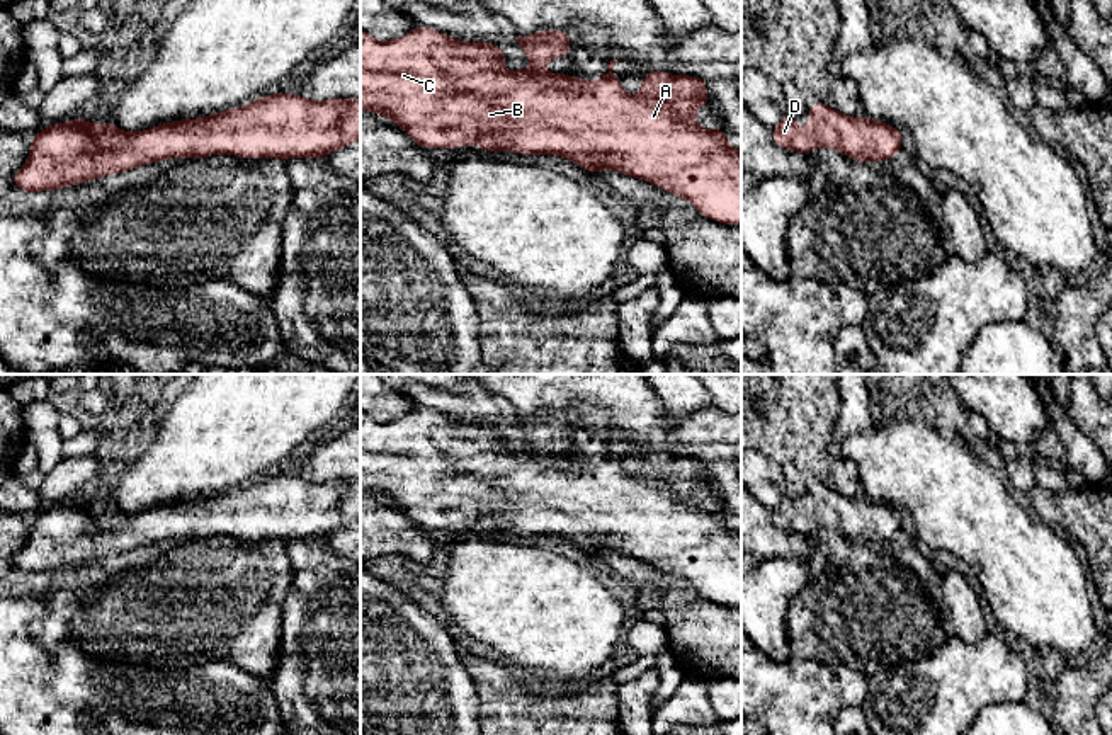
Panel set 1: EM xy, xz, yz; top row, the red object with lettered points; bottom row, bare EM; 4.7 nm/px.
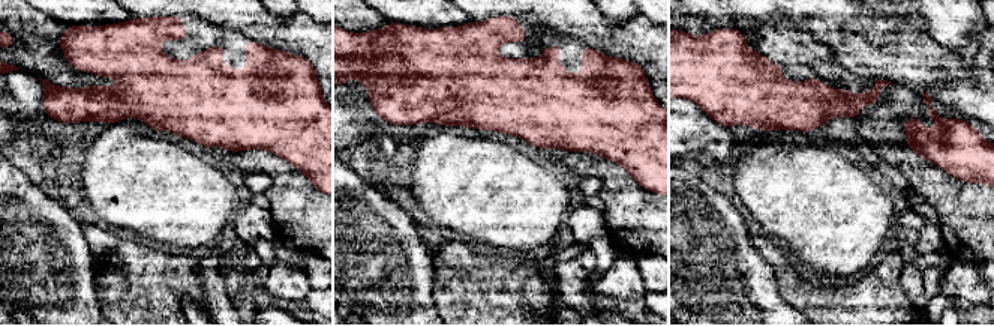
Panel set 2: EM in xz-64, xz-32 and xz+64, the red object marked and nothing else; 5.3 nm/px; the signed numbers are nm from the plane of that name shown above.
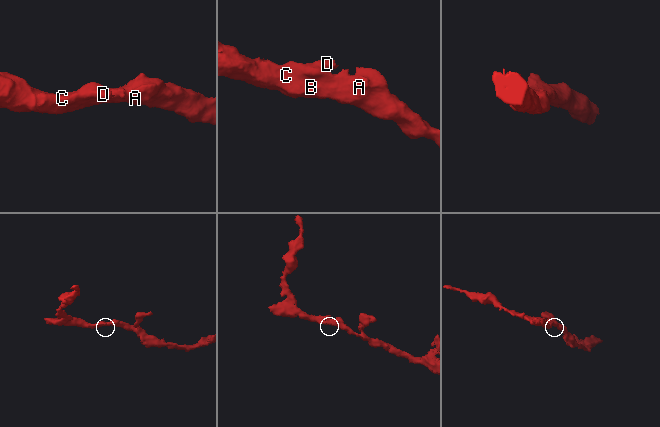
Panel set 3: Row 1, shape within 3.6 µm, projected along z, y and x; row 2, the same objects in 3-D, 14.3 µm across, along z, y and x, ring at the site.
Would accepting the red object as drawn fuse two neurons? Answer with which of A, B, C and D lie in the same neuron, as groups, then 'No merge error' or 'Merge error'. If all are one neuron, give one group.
Groups: A B C D. No merge error

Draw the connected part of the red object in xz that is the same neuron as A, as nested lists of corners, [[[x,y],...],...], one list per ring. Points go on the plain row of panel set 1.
[[[417,407],[410,415],[405,415],[393,422],[376,422],[364,412],[360,412],[360,493],[371,490],[376,495],[393,502],[401,510],[405,510],[411,521],[423,529],[459,529],[464,526],[478,526],[485,533],[513,533],[522,536],[558,536],[559,539],[570,539],[576,543],[583,551],[597,555],[604,550],[614,550],[634,560],[641,560],[668,572],[675,577],[685,578],[702,597],[724,606],[741,606],[741,533],[731,531],[728,527],[729,517],[721,510],[707,512],[701,509],[695,502],[695,493],[701,487],[709,485],[707,468],[702,459],[689,456],[670,456],[663,453],[646,453],[641,463],[641,473],[638,476],[629,476],[624,473],[619,459],[610,453],[619,442],[609,442],[609,453],[597,461],[585,464],[585,459],[568,458],[565,454],[546,454],[542,447],[558,437],[568,437],[571,434],[571,422],[566,412],[537,412],[532,417],[520,419],[515,417],[517,425],[527,436],[532,449],[520,453],[505,453],[503,446],[507,442],[500,427],[486,422],[462,424],[451,417],[445,417],[430,408]]]

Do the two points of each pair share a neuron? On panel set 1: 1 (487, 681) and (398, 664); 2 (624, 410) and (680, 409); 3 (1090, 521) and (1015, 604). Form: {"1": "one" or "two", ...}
{"1": "two", "2": "two", "3": "two"}

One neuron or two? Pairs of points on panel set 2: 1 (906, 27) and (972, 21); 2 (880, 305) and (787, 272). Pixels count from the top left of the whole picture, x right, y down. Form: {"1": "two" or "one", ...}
{"1": "two", "2": "one"}

